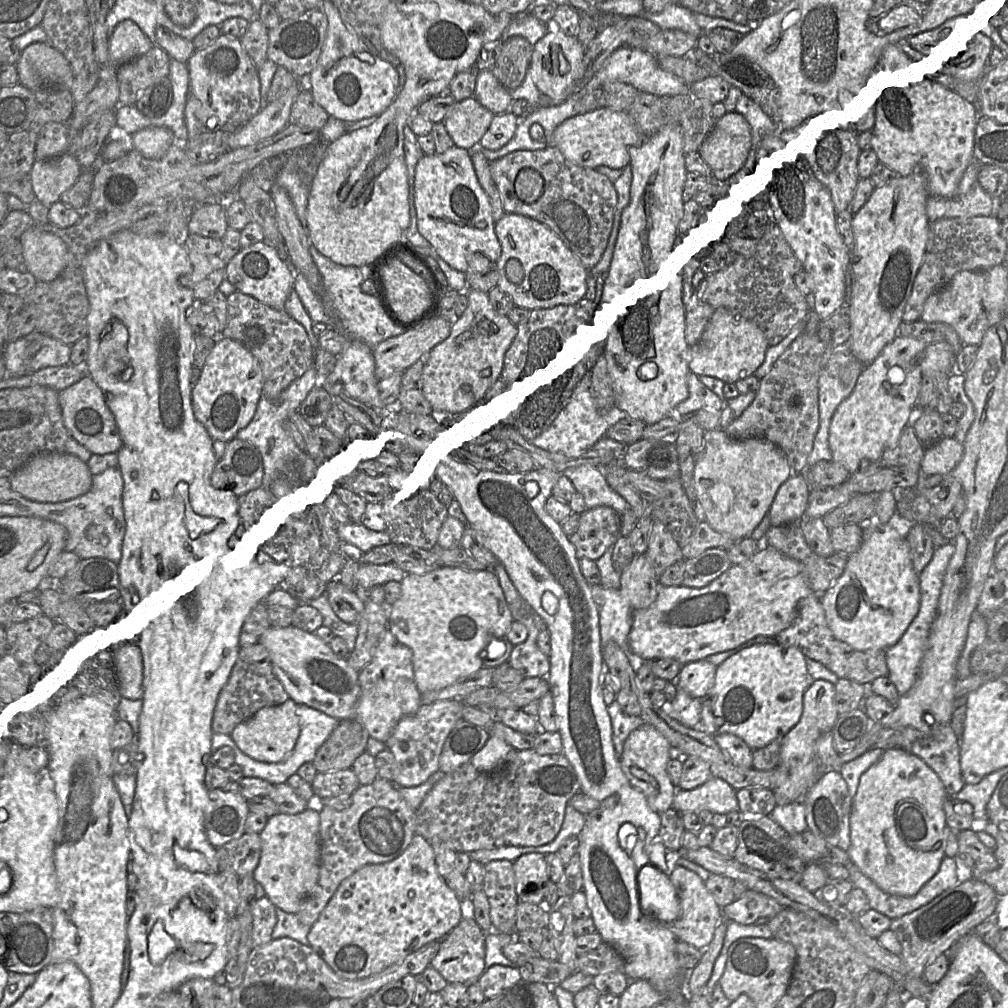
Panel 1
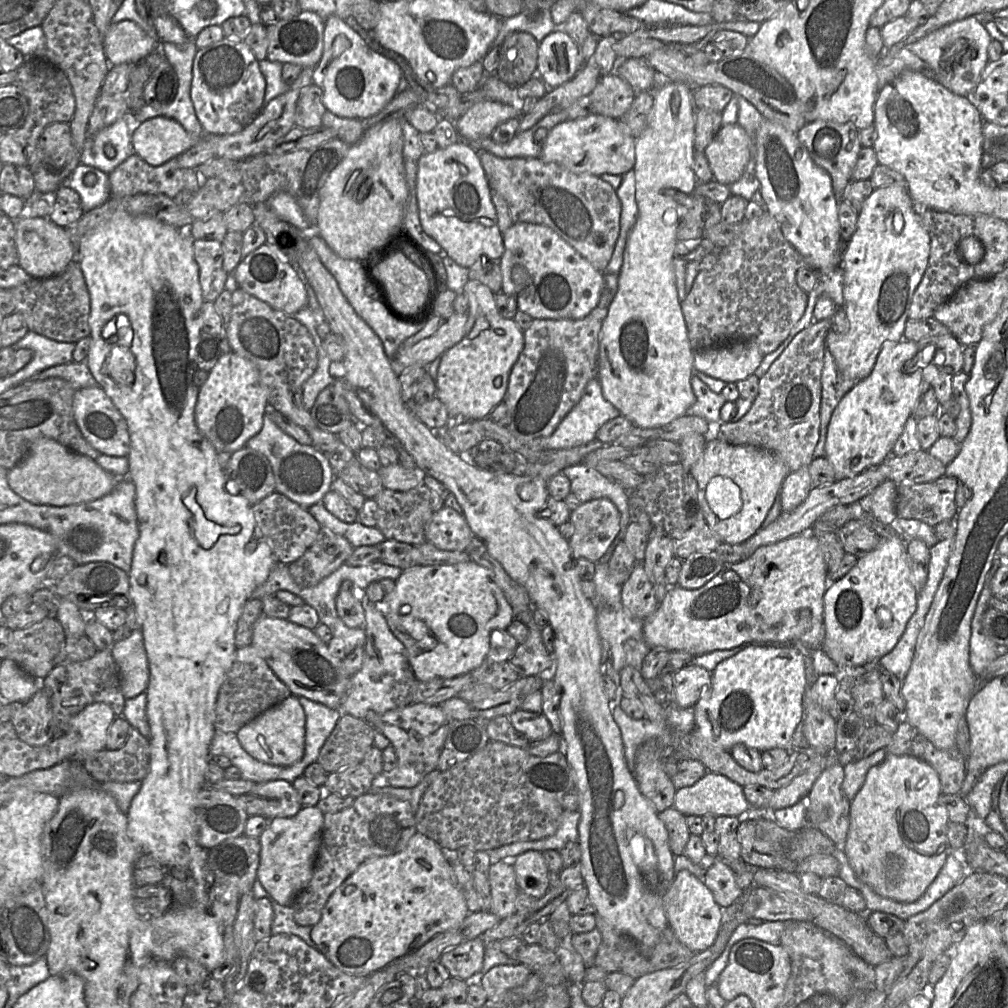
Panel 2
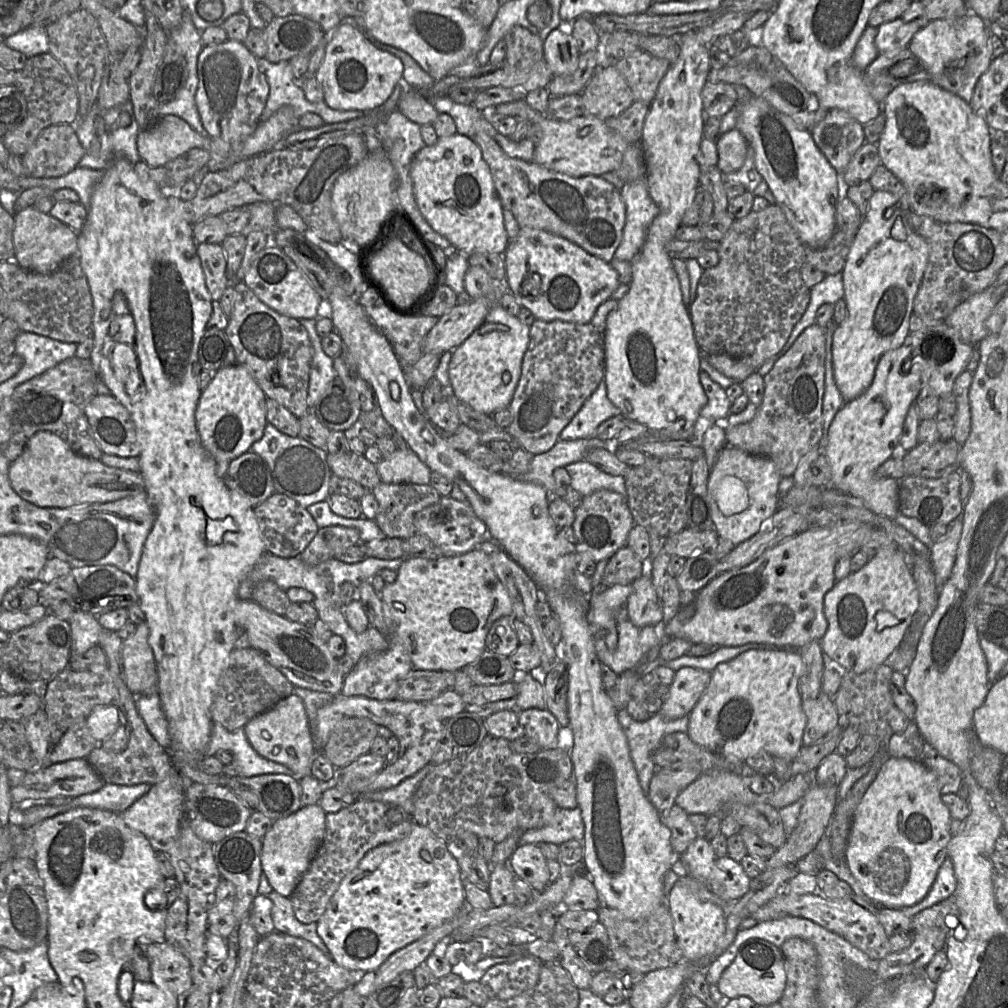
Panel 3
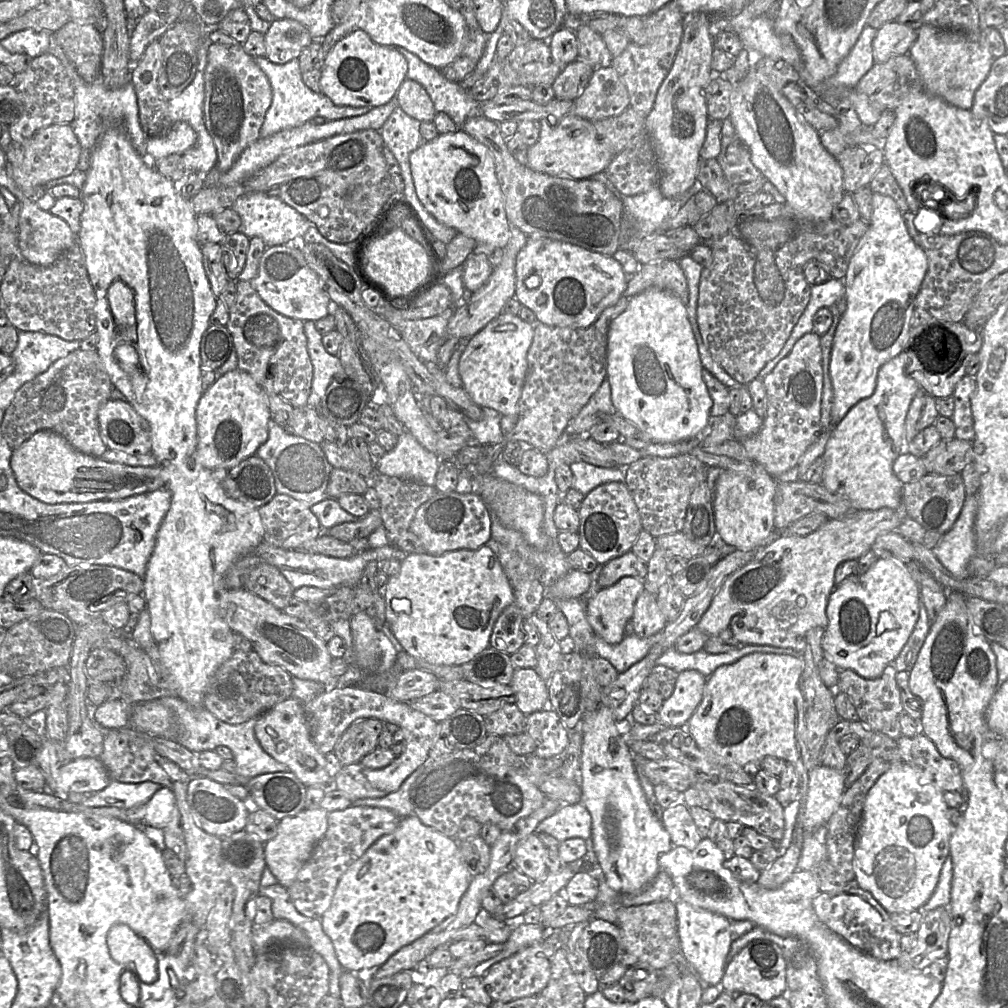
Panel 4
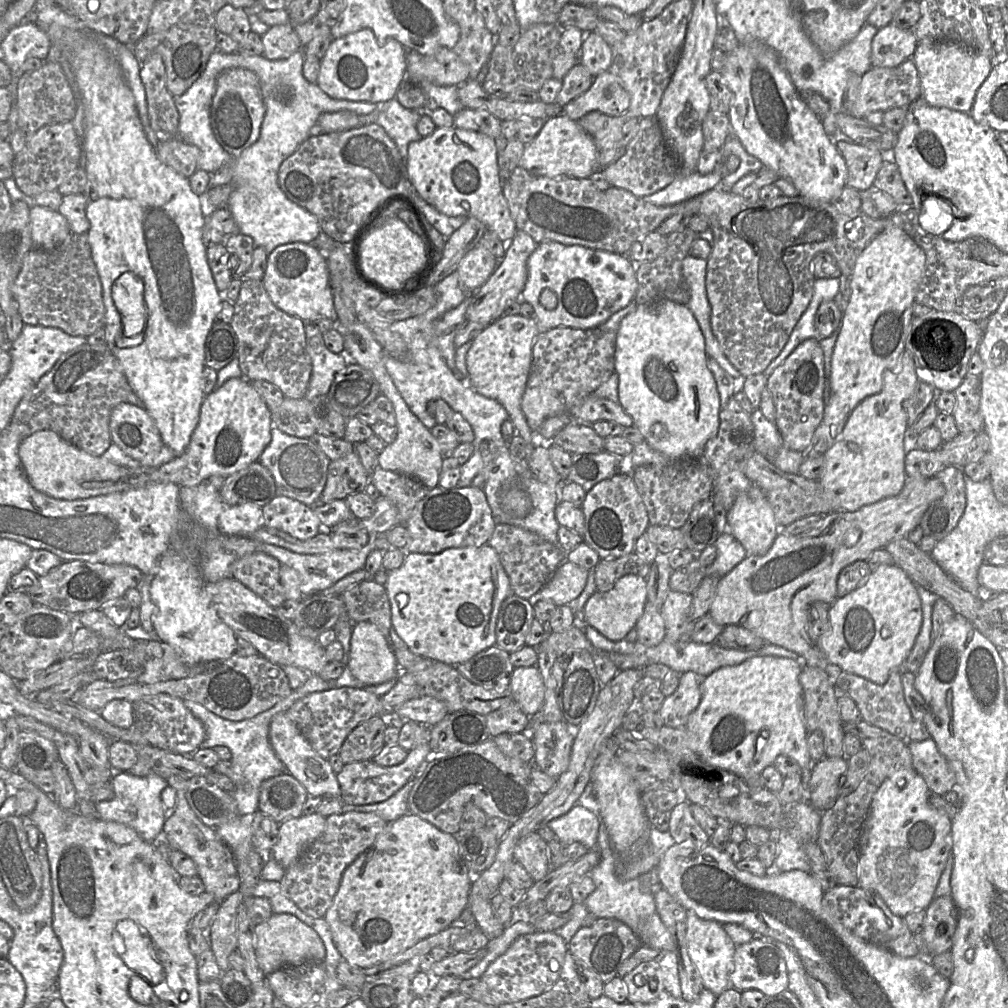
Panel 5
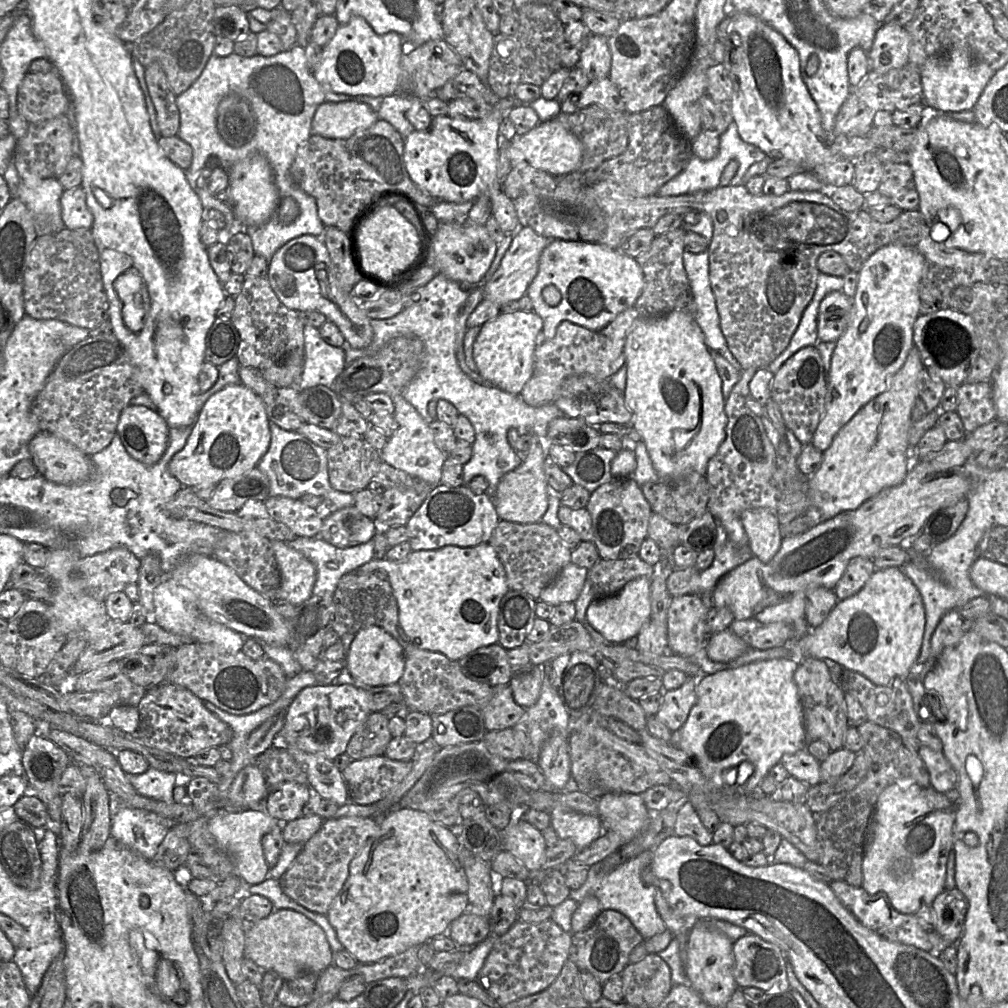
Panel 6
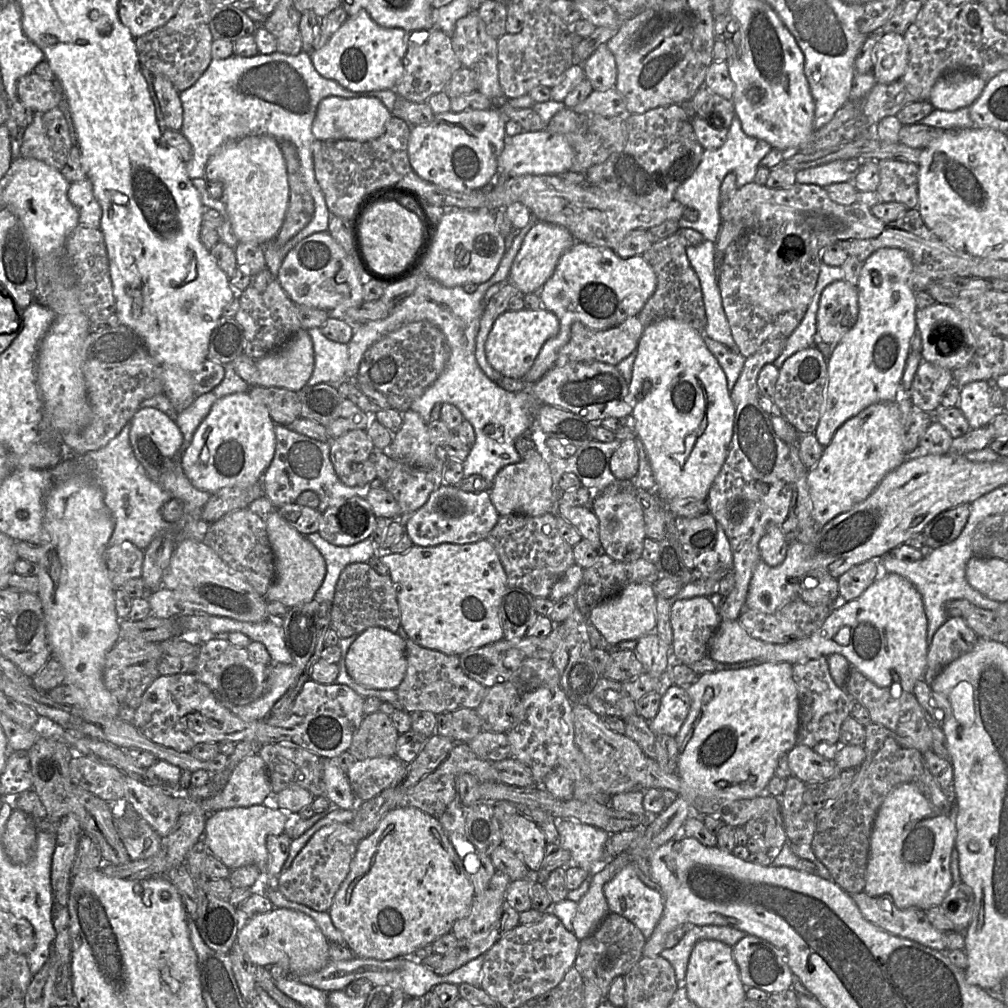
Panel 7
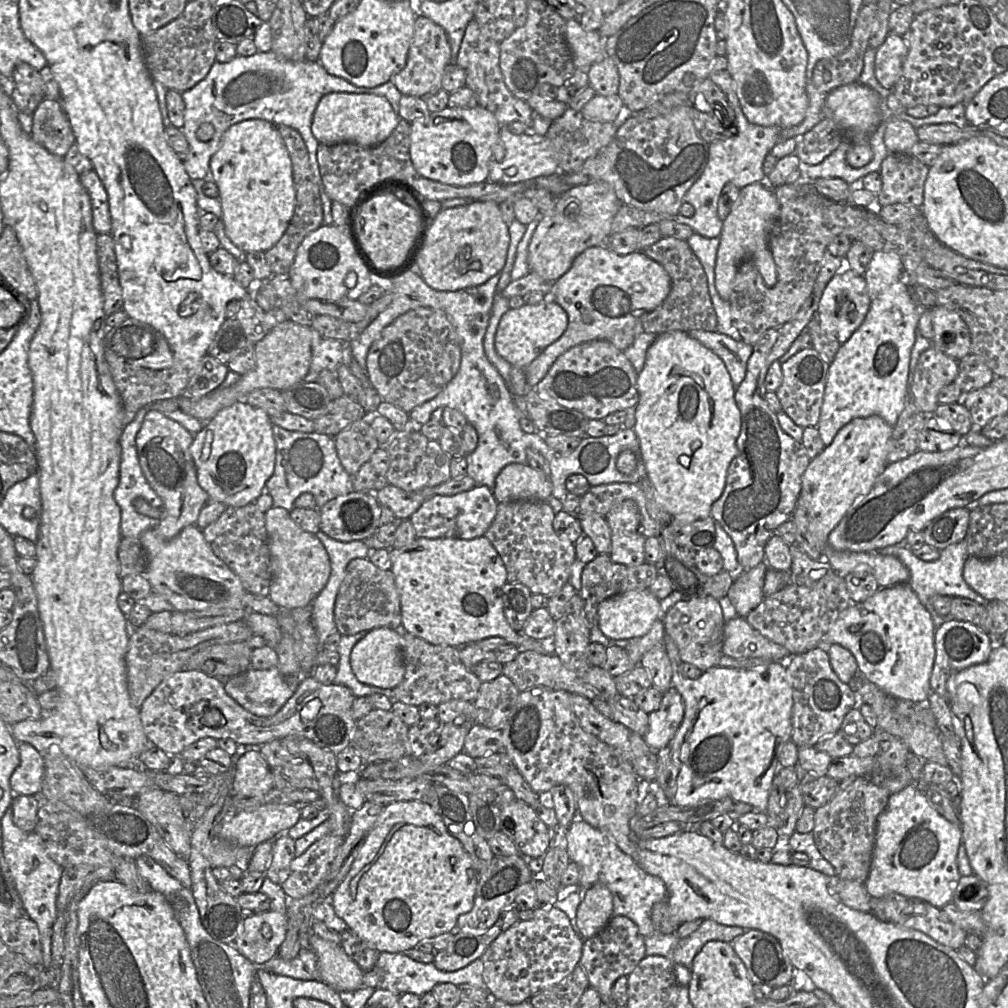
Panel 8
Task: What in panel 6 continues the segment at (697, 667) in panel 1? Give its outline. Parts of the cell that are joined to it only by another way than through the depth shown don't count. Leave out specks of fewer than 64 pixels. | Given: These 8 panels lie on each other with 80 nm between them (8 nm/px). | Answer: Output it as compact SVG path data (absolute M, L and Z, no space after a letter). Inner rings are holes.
M688 676L677 689L663 691L663 701L655 717L671 732L677 732L686 722L691 708L697 702L697 677Z

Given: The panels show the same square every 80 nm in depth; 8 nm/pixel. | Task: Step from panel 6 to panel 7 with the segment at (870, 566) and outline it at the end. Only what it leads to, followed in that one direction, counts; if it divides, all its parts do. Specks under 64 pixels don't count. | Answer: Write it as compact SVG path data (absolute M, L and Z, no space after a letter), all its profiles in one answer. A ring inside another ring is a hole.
M873 558L852 566L838 578L840 597L851 601L861 596L878 578L878 562Z

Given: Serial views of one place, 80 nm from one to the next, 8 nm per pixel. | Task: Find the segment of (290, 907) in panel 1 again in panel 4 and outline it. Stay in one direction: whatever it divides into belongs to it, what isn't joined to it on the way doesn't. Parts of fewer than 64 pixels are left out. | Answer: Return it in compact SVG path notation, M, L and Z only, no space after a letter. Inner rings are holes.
M319 807L304 809L293 817L284 818L278 822L275 837L263 844L266 867L285 888L292 883L302 865L309 859L314 846L325 835L327 815L328 813Z

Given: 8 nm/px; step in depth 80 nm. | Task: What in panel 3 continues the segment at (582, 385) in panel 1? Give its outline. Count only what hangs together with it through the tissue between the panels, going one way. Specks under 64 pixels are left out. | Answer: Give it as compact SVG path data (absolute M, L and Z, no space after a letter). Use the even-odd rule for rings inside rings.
M603 379L569 424L561 431L559 440L595 437L594 434L601 423L619 414L621 410L609 400L607 386Z

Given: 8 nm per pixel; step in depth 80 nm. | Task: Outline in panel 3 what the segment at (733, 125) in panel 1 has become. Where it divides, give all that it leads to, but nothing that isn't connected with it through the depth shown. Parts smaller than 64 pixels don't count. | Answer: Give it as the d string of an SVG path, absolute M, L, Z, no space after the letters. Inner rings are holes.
M734 128L716 139L718 162L716 166L723 175L740 169L748 150L748 143L742 133Z

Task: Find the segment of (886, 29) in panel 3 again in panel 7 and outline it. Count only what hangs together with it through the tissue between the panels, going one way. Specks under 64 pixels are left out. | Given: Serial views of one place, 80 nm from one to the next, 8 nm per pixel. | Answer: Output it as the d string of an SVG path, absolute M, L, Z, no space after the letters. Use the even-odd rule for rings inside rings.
M884 33L873 50L872 72L878 83L890 84L901 79L909 61L909 47L903 35Z

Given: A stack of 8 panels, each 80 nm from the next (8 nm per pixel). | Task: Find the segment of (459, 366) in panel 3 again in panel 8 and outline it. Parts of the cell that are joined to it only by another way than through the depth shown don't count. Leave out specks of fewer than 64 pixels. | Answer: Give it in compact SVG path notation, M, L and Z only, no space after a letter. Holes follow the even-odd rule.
M555 301L511 308L501 318L495 333L495 349L511 366L526 369L550 344L558 340L568 325L566 311Z

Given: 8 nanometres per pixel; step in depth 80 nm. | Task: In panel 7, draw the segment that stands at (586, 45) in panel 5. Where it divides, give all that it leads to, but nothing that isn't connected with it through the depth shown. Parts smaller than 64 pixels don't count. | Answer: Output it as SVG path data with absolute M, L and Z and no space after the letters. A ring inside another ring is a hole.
M606 43L599 45L582 64L585 77L594 90L615 88L617 67L613 53Z

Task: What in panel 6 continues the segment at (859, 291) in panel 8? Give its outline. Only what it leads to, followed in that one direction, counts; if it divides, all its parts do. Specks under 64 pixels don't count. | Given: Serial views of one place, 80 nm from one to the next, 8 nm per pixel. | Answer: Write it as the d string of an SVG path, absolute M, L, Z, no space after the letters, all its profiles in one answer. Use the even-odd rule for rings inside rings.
M832 291L821 300L817 316L818 341L839 339L850 322L852 306L852 298L842 291Z

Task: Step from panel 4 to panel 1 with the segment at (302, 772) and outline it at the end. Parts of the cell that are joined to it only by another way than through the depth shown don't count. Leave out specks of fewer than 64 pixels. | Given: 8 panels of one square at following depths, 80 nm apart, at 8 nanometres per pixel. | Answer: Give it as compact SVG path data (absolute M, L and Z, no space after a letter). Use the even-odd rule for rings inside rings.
M288 698L282 704L261 708L252 717L239 723L230 736L238 748L249 757L261 762L276 763L283 761L292 753L299 734L296 703Z

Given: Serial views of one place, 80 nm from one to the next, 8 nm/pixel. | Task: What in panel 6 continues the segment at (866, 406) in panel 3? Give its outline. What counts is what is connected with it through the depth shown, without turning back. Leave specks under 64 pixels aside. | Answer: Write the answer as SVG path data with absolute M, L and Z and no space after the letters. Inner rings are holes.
M911 345L903 366L893 376L887 390L865 405L835 435L831 445L823 452L820 468L808 477L808 497L819 517L830 519L839 513L855 510L865 501L876 496L882 490L901 484L911 468L909 462L910 445L908 432L911 423L910 415L916 395L916 382L923 369L919 352Z

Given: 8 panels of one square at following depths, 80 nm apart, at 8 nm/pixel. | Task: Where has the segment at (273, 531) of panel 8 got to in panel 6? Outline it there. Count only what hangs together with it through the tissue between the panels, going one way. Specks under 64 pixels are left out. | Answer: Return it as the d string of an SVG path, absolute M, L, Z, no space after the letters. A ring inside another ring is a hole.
M271 542L281 575L281 585L276 599L285 599L293 605L300 604L313 595L315 566L287 542Z

